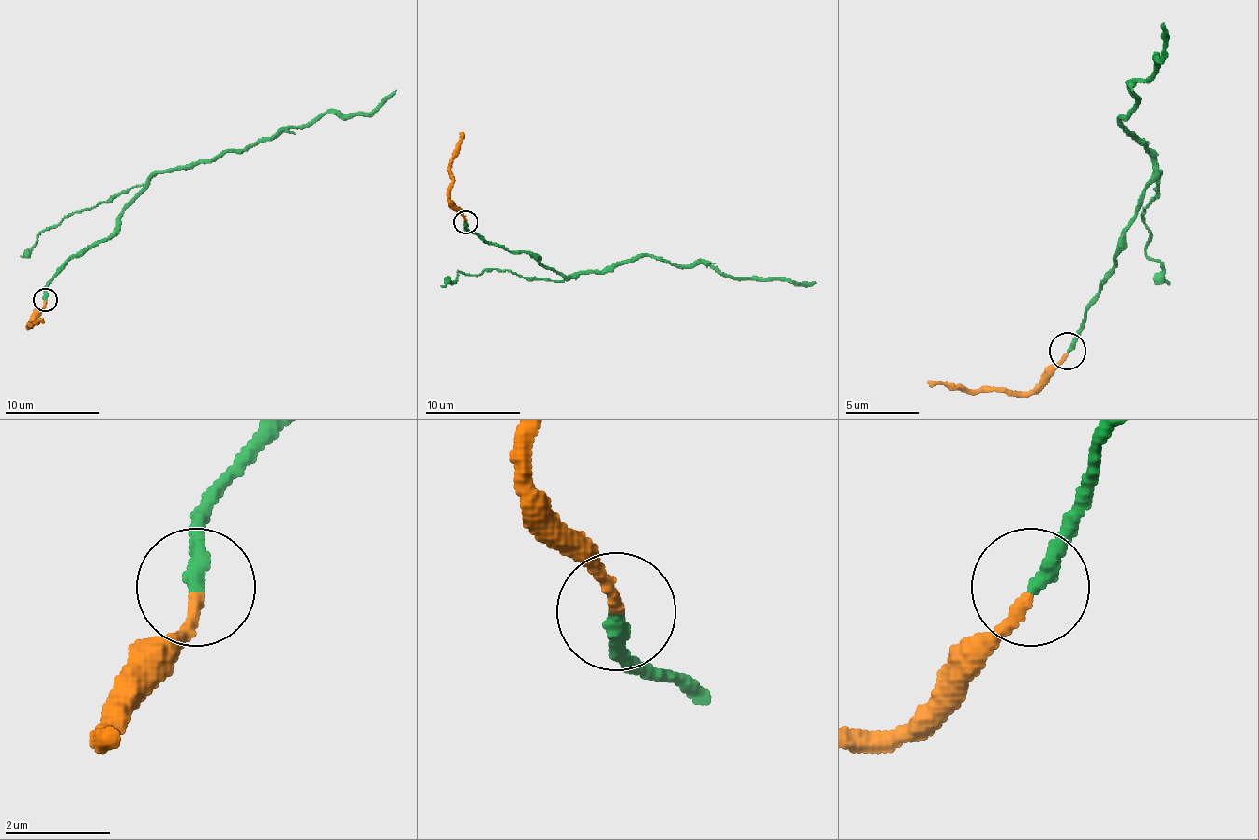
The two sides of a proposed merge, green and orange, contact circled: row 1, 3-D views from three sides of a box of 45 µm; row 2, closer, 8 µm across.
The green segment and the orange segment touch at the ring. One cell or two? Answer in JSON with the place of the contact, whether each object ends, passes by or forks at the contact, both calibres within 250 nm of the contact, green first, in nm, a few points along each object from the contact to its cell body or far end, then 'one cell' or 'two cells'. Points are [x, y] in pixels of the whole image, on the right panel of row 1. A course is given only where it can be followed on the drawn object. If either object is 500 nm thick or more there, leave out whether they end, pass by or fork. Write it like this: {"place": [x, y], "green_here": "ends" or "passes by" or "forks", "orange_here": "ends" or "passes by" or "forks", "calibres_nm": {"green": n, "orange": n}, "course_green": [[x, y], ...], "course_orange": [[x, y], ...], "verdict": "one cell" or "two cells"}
{"place": [1067, 351], "green_here": "ends", "orange_here": "ends", "calibres_nm": {"green": 320, "orange": 220}, "course_green": [[1068, 352], [1083, 314], [1101, 289], [1153, 158], [1120, 117], [1135, 107], [1131, 88], [1153, 73], [1164, 22]], "course_orange": [[1068, 352], [1027, 393], [967, 389], [927, 382]], "verdict": "two cells"}

